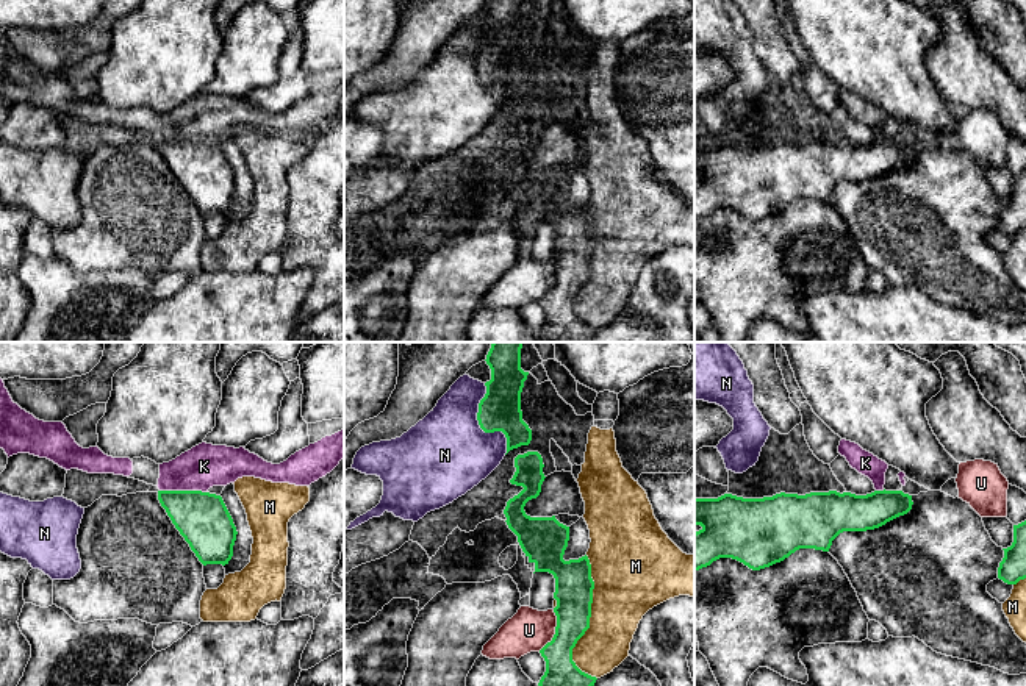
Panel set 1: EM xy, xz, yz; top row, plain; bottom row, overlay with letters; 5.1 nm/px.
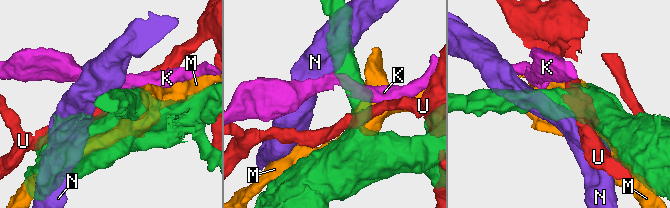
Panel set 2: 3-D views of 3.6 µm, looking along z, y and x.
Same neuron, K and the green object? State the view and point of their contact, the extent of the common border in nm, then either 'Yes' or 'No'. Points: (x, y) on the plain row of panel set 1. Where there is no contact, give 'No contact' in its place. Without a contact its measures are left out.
Touches green at xy (183, 141). Shared border 240 nm. No

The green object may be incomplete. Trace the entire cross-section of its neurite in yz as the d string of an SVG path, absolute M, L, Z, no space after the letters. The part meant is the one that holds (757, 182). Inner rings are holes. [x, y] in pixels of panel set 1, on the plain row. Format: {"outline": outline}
{"outline": "M874 141L866 145L851 142L810 142L776 144L763 148L743 148L732 144L724 144L718 148L694 148L694 175L702 178L694 183L694 220L710 216L719 208L732 208L752 220L770 217L784 211L799 198L815 198L829 202L832 191L843 181L866 181L874 180L887 172L907 164L912 159L912 145L902 141Z"}

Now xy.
{"outline": "M158 141L158 150L203 216L228 214L238 181L221 145Z"}

